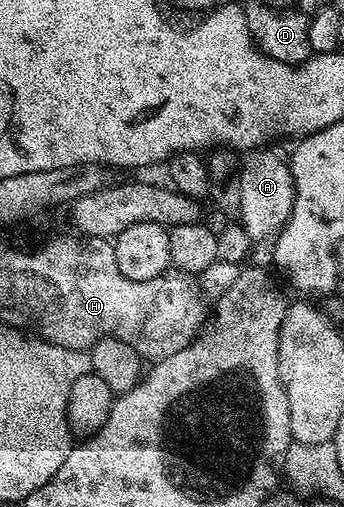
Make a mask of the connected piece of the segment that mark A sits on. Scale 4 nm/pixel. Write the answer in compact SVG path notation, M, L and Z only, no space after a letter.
M273 146L261 147L249 152L241 162L237 177L239 179L239 207L238 221L254 243L268 235L273 236L280 228L283 228L293 211L293 203L296 198L296 188L293 183L291 164L287 162L287 154L282 153Z

